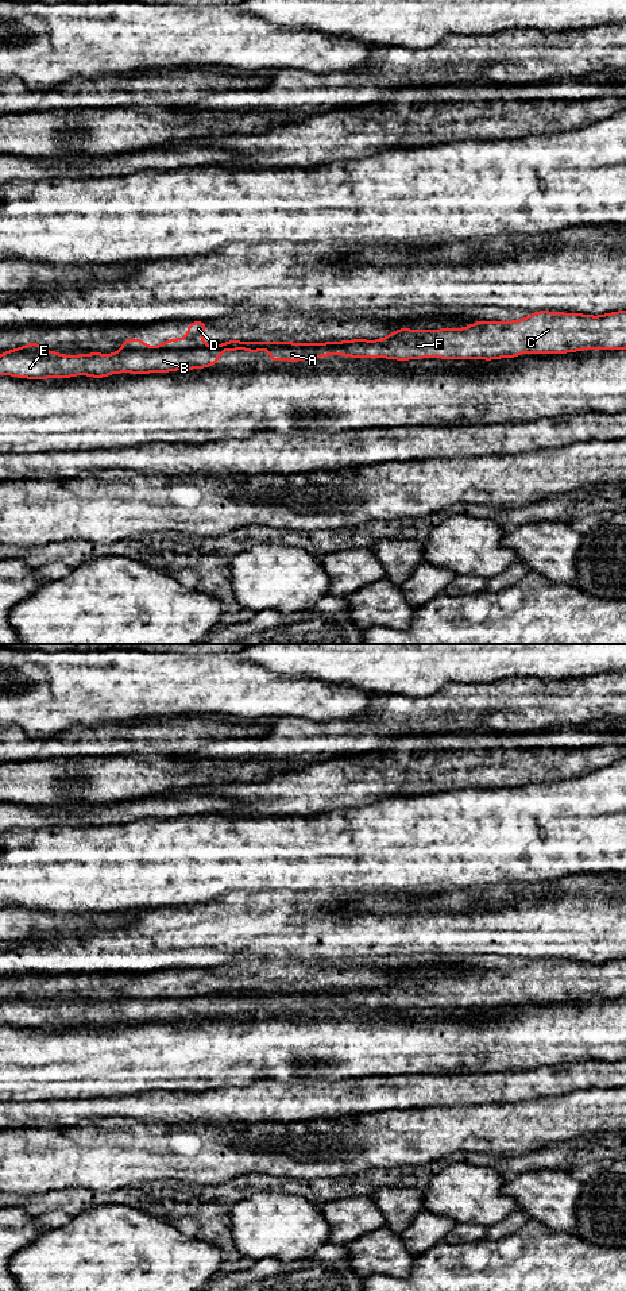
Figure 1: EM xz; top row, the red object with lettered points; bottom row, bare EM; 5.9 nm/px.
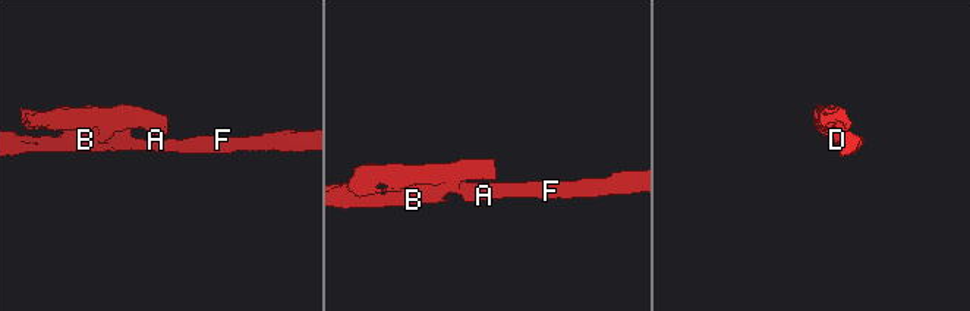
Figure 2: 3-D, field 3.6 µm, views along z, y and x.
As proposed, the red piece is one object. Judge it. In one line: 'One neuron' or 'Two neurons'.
Two neurons

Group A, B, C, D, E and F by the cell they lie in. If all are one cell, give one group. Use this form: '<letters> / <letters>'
A B C E F / D

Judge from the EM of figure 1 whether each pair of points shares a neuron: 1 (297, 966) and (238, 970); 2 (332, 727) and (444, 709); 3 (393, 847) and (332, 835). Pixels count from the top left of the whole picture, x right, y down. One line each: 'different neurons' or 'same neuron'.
1: same neuron
2: same neuron
3: same neuron

